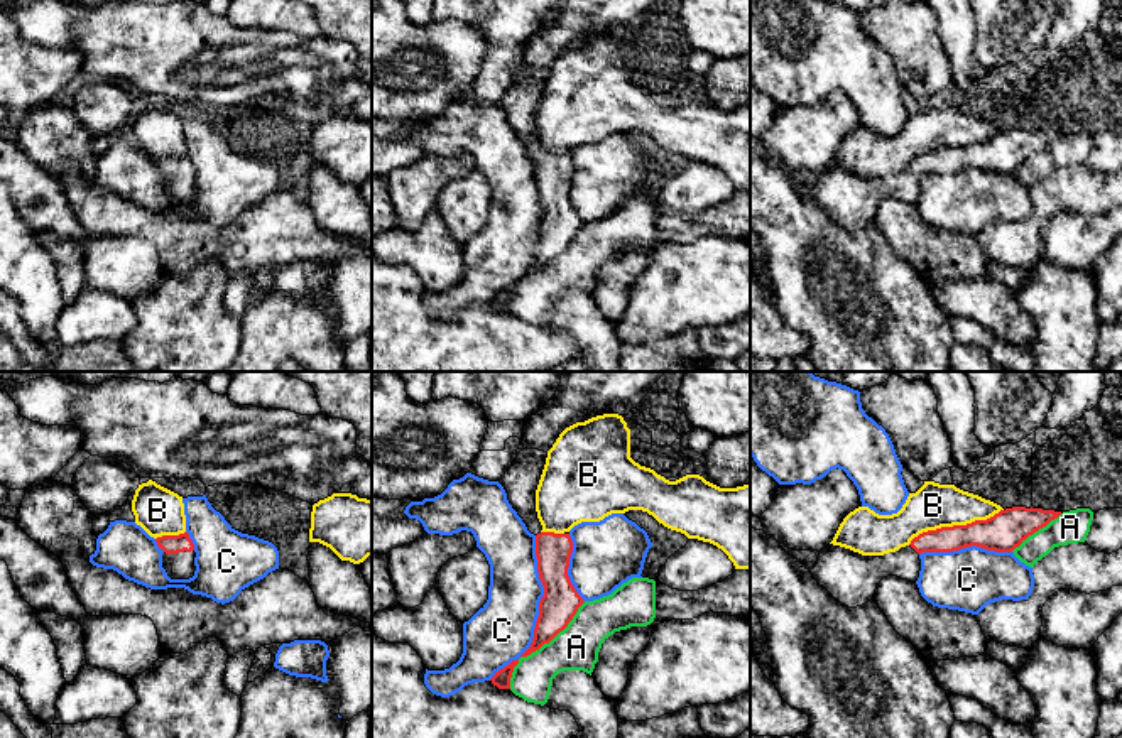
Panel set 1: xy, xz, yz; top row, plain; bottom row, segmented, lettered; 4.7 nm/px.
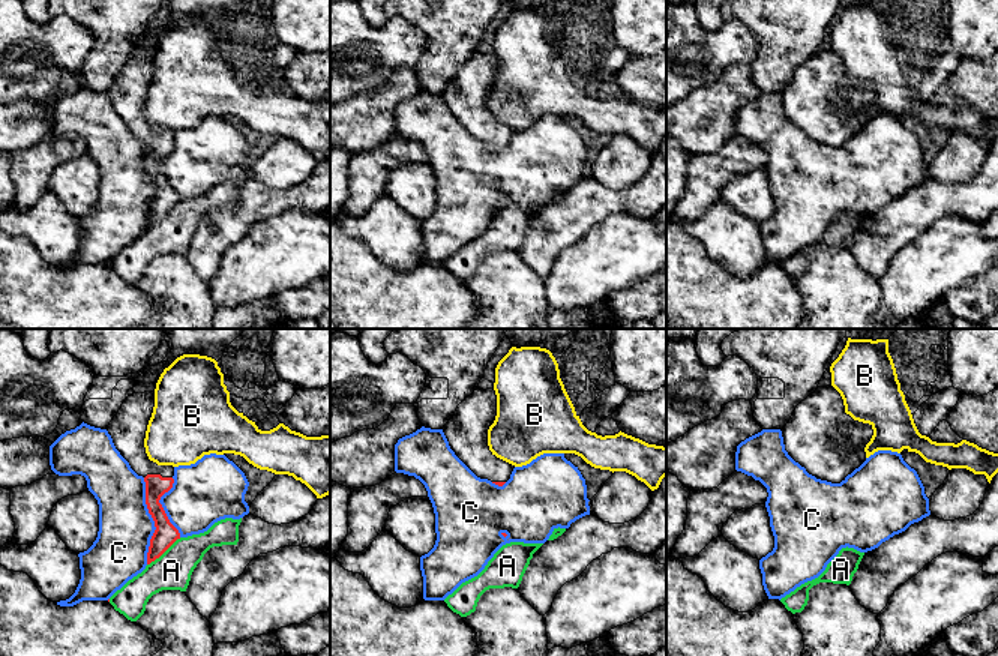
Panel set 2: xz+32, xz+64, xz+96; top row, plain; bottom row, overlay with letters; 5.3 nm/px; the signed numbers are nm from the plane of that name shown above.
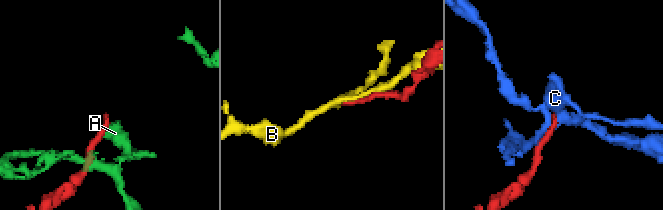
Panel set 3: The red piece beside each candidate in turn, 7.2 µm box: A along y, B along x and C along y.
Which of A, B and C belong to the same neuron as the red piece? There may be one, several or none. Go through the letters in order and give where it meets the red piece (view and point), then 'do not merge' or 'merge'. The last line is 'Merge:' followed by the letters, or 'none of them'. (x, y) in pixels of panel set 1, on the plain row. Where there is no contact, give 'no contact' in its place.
A: meets red in xz at (539, 269); do not merge
B: meets red in yz at (955, 147); do not merge
C: meets red in xz at (539, 233); do not merge
Merge: none of them

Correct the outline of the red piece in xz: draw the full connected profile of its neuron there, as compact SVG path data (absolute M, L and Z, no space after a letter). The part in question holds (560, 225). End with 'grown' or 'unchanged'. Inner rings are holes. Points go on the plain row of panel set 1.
M522 71L515 84L498 103L507 122L536 157L537 194L544 208L539 223L539 238L531 269L520 277L527 279L549 265L576 236L585 225L569 203L568 189L573 174L569 154L544 154L536 133L536 111L546 86L547 74L539 71Z; grown

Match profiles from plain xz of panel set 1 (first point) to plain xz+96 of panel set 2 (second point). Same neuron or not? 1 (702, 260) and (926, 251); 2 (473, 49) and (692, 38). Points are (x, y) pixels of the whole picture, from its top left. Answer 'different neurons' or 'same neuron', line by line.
1: same neuron
2: same neuron

